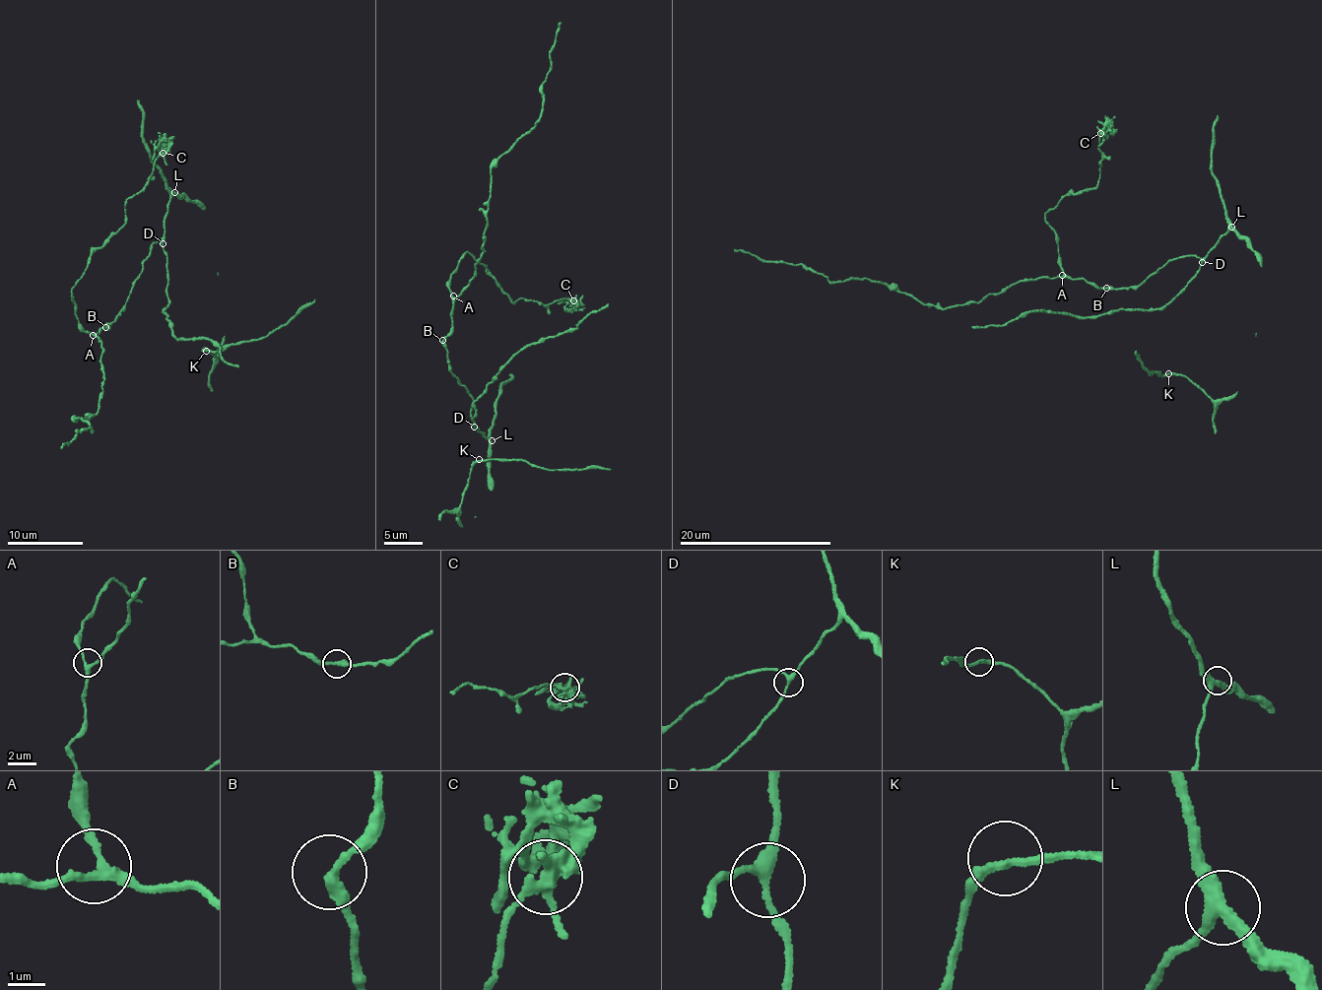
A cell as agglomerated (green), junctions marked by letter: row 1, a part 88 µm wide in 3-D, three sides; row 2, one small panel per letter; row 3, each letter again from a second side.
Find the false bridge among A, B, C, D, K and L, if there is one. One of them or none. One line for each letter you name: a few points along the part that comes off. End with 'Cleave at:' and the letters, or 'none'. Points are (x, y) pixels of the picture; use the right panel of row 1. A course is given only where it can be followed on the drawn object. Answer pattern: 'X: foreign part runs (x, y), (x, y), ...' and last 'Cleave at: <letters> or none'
C: foreign part runs (1100, 133), (1107, 123), (1108, 139)
Cleave at: C

